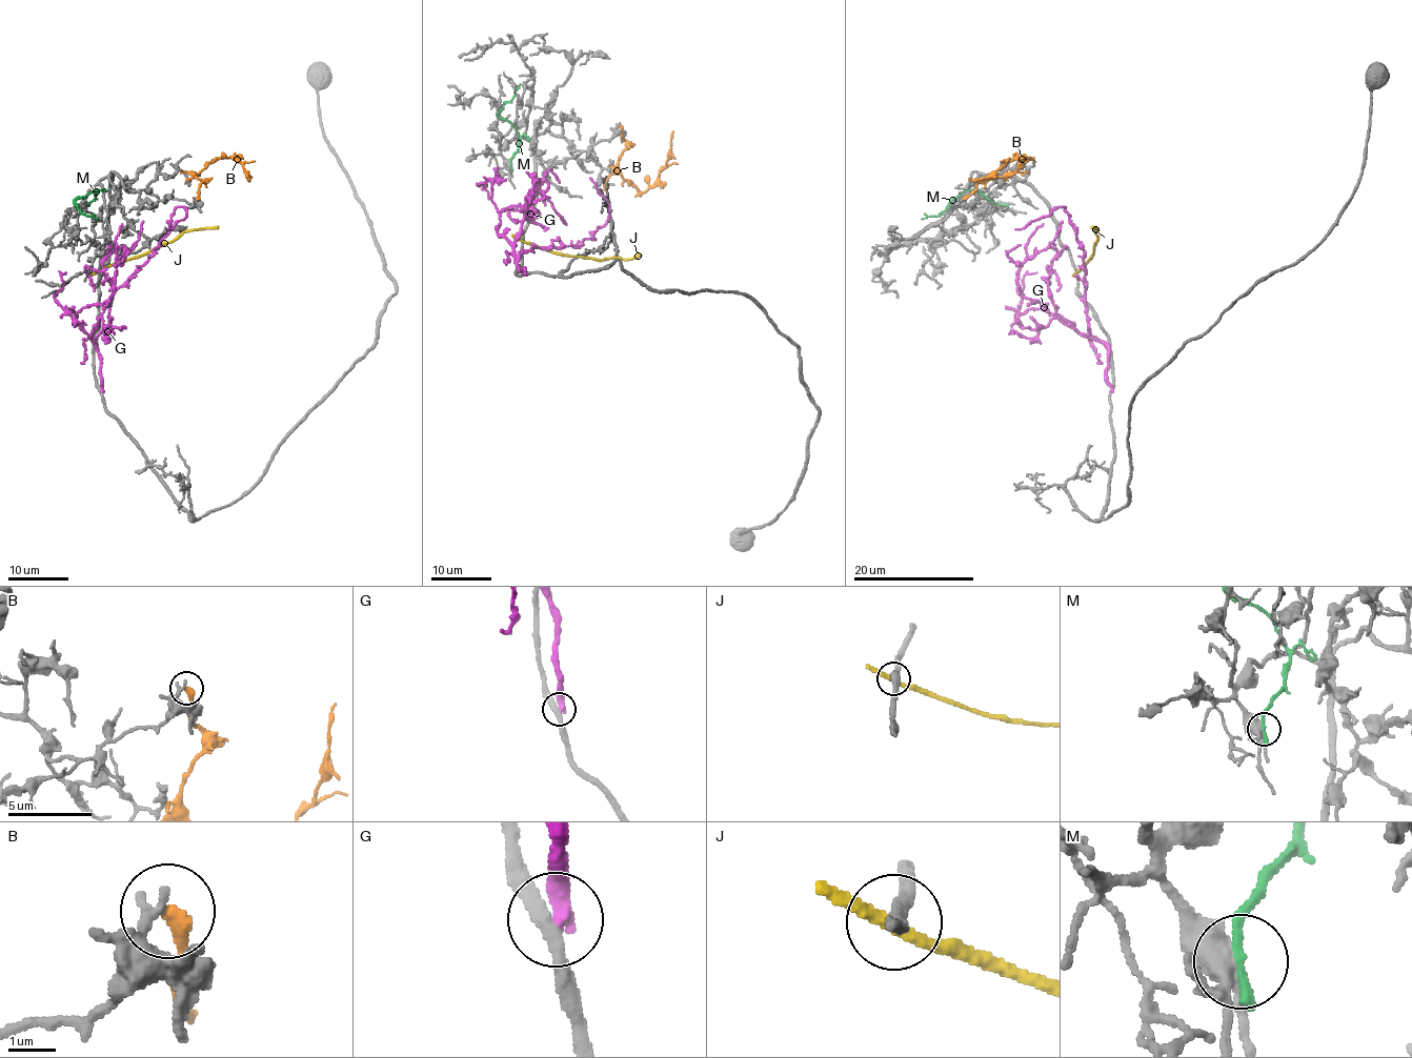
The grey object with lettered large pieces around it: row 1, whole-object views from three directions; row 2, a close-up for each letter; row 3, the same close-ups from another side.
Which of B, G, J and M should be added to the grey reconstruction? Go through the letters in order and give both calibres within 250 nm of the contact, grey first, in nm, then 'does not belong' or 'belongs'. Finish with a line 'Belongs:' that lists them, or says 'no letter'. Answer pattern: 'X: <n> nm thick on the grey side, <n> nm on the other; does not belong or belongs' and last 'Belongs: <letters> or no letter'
B: 280 nm thick on the grey side, 320 nm on the other; does not belong
G: 280 nm thick on the grey side, 360 nm on the other; does not belong
J: 280 nm thick on the grey side, 240 nm on the other; does not belong
M: 400 nm thick on the grey side, 240 nm on the other; does not belong
Belongs: no letter

